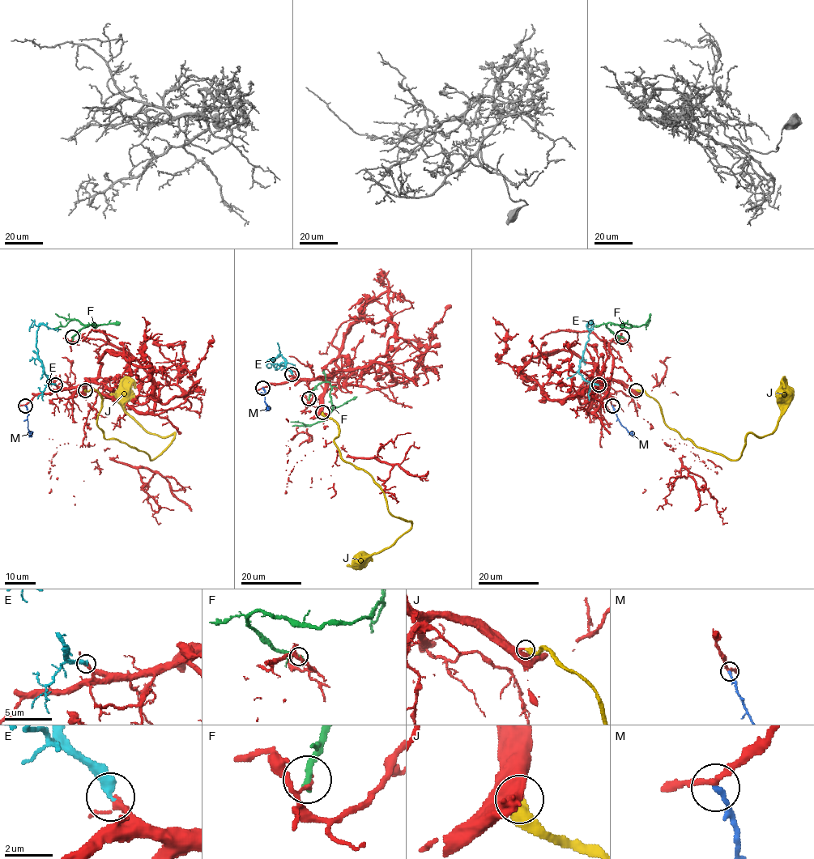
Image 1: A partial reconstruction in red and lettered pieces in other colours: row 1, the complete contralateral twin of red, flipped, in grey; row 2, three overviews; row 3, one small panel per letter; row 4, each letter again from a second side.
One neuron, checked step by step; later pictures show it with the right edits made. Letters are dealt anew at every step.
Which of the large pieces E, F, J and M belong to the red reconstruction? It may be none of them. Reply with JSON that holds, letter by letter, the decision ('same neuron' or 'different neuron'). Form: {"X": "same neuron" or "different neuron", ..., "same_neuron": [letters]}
{"E": "same neuron", "F": "different neuron", "J": "same neuron", "M": "different neuron", "same_neuron": ["E", "J"]}

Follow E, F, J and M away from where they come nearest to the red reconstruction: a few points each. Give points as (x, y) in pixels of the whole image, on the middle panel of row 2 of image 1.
E: (291, 374), (281, 355), (273, 360), (274, 367), (279, 367), (278, 363), (271, 363), (267, 367), (266, 364)
F: (308, 398), (320, 384), (328, 382), (332, 411), (325, 419), (314, 424), (291, 422)
J: (322, 412), (338, 430), (343, 458), (409, 520), (389, 546), (360, 555), (372, 561)
M: (262, 388), (267, 406), (266, 410)

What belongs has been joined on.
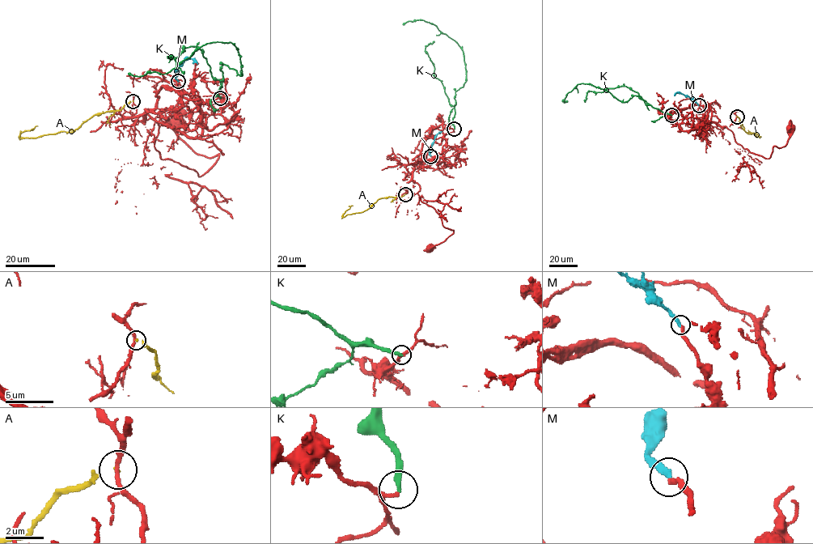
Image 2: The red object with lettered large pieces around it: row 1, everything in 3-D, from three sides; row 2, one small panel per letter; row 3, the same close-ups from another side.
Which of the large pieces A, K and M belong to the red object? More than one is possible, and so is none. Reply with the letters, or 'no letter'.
M

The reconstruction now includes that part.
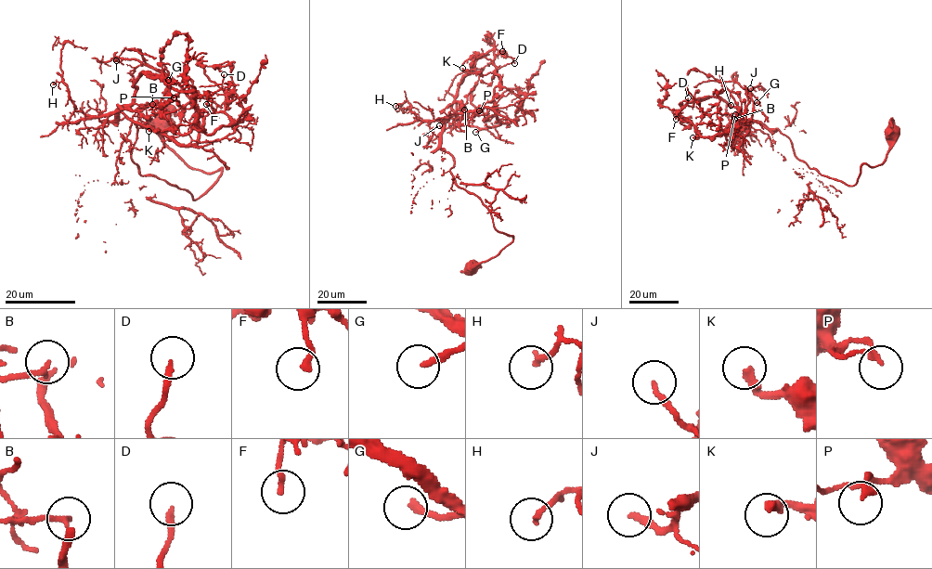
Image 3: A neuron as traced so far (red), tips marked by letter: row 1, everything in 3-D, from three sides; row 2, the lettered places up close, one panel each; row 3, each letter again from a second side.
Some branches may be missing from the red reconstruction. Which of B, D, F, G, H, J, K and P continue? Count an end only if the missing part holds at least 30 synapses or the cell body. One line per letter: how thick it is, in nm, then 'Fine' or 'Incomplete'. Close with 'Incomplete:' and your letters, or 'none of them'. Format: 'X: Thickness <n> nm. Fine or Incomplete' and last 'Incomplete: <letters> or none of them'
B: Thickness 190 nm. Fine
D: Thickness 200 nm. Incomplete
F: Thickness 200 nm. Fine
G: Thickness 240 nm. Incomplete
H: Thickness 170 nm. Fine
J: Thickness 200 nm. Fine
K: Thickness 300 nm. Incomplete
P: Thickness 200 nm. Fine
Incomplete: D, G, K

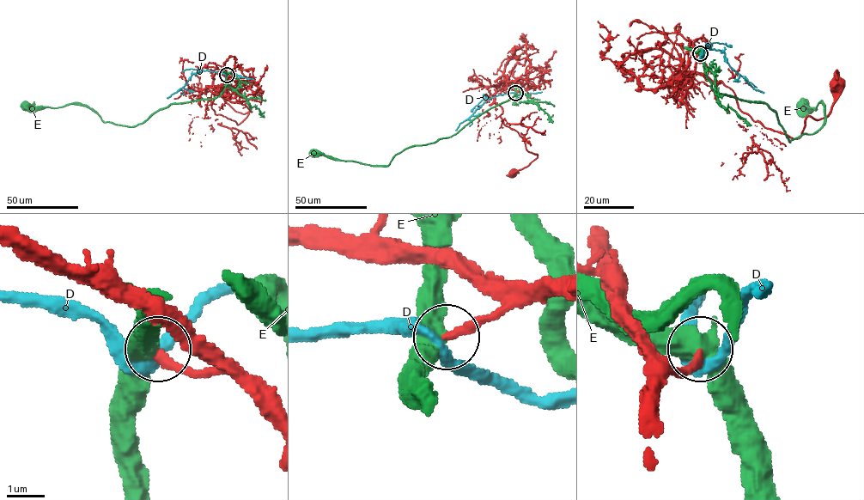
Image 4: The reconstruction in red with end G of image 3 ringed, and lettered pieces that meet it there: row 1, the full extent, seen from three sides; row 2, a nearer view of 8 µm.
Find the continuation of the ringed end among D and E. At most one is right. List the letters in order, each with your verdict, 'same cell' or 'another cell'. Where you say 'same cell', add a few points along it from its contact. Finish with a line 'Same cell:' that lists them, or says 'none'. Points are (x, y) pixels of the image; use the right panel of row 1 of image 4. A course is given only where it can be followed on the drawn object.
D: another cell
E: another cell
Same cell: none

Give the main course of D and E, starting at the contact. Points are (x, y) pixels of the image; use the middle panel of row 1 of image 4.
D: (515, 93), (486, 100), (455, 131)
E: (515, 93), (510, 100), (478, 114), (450, 137), (406, 148), (387, 165), (374, 166), (315, 155)

